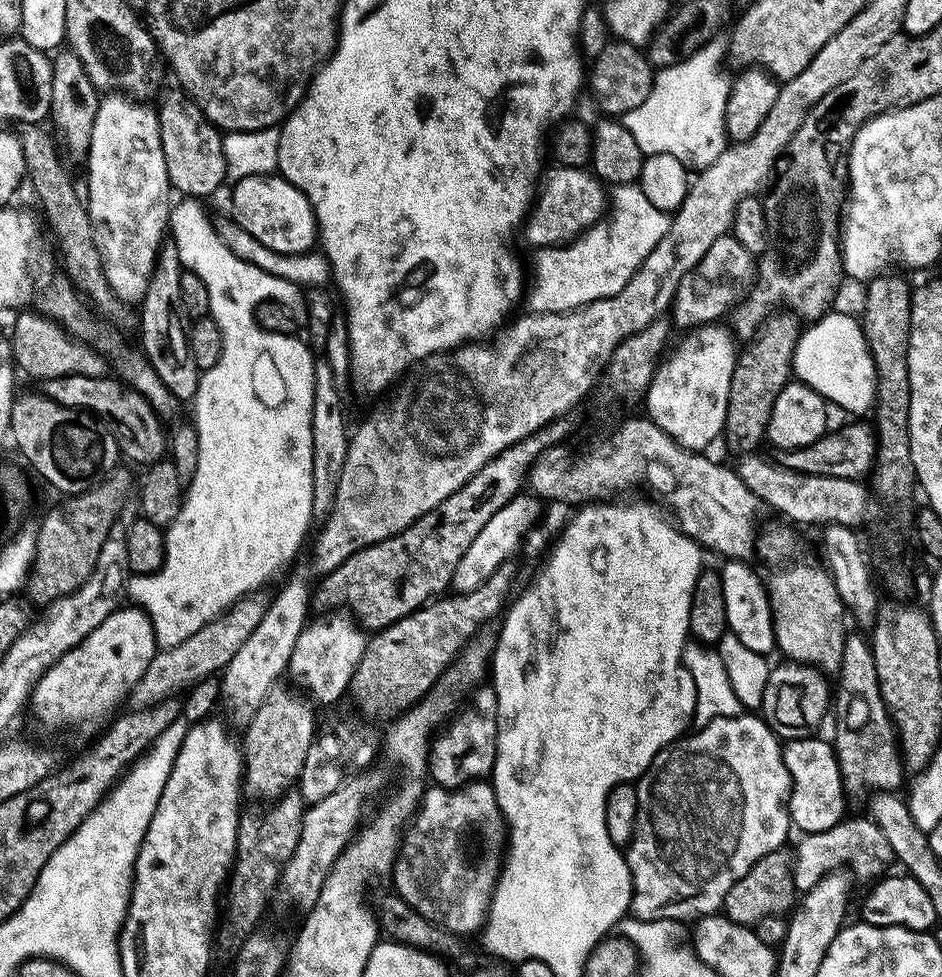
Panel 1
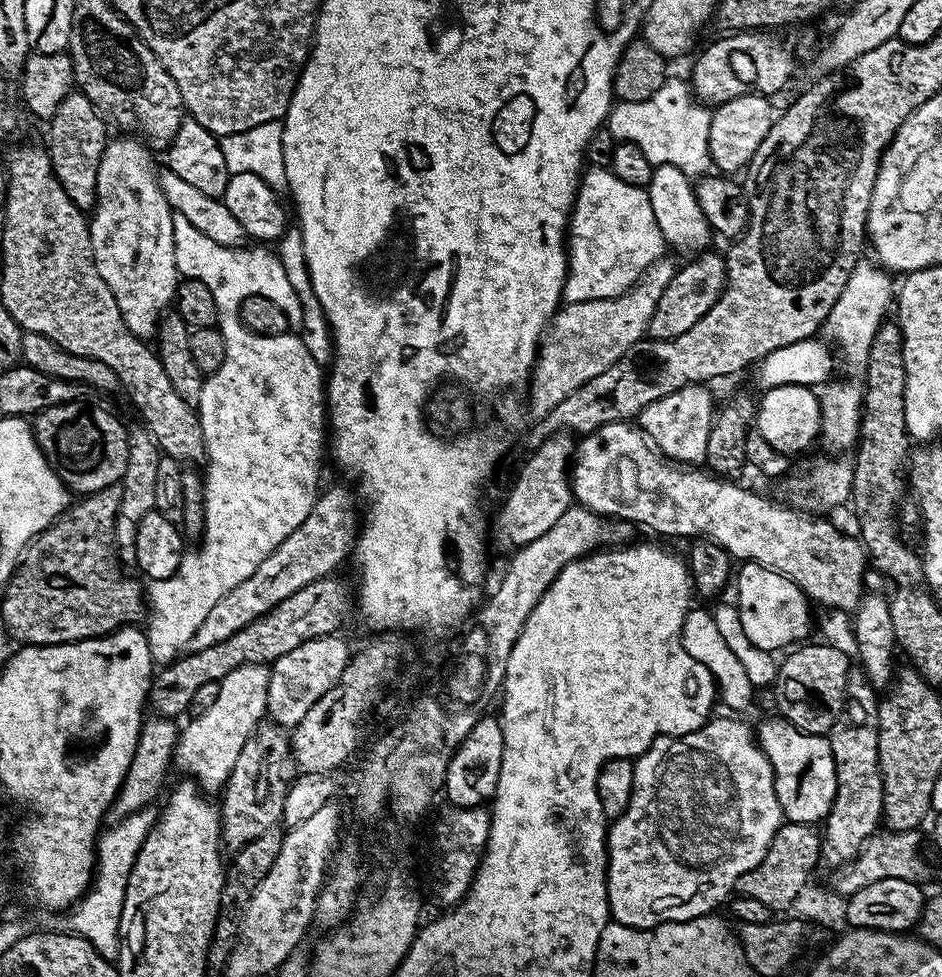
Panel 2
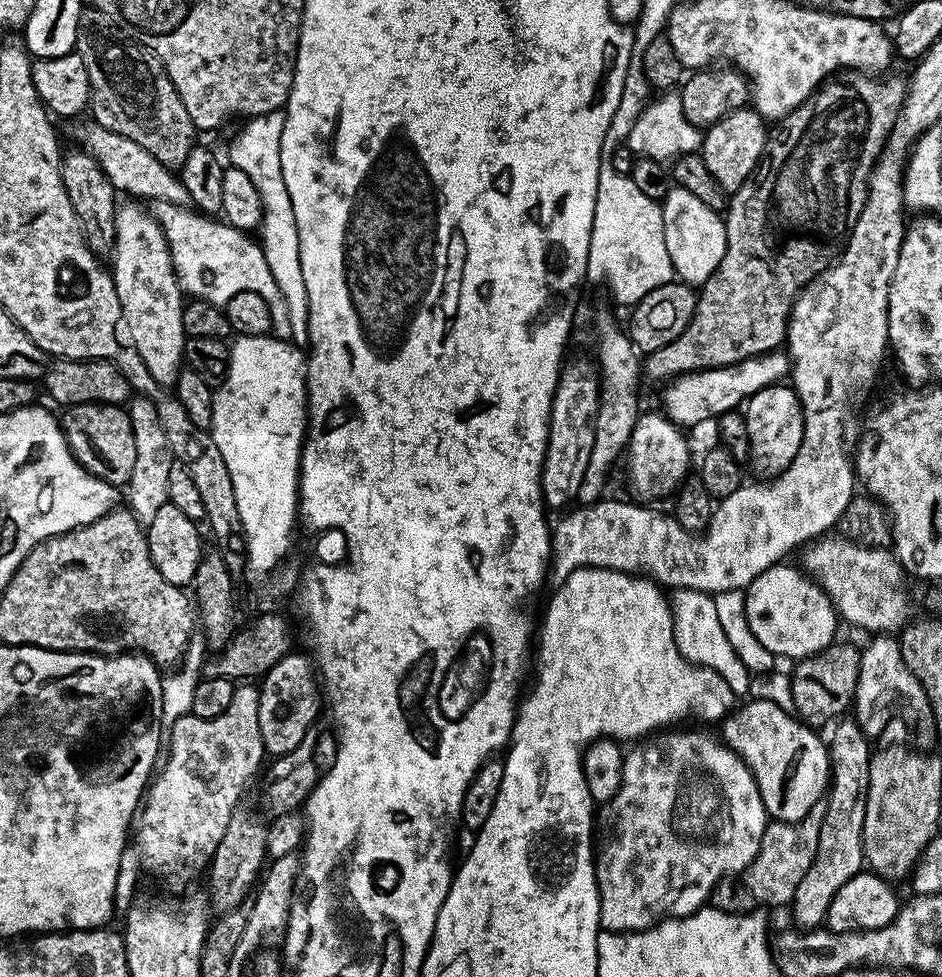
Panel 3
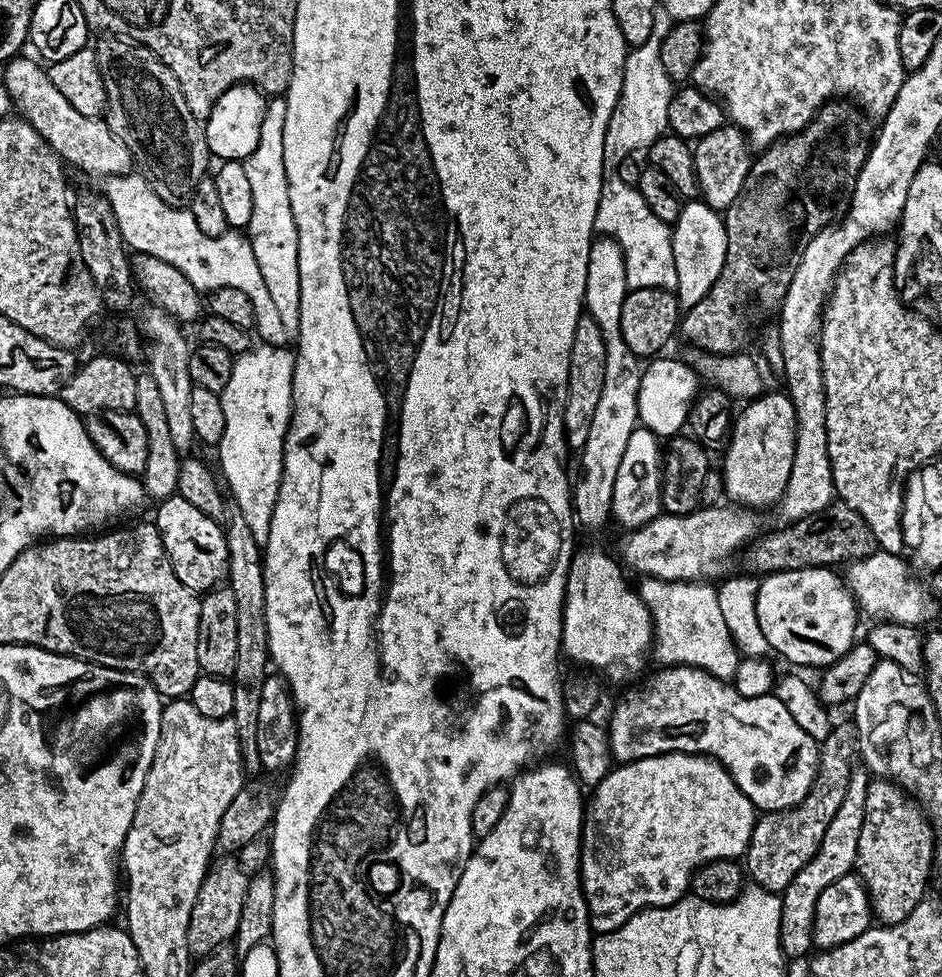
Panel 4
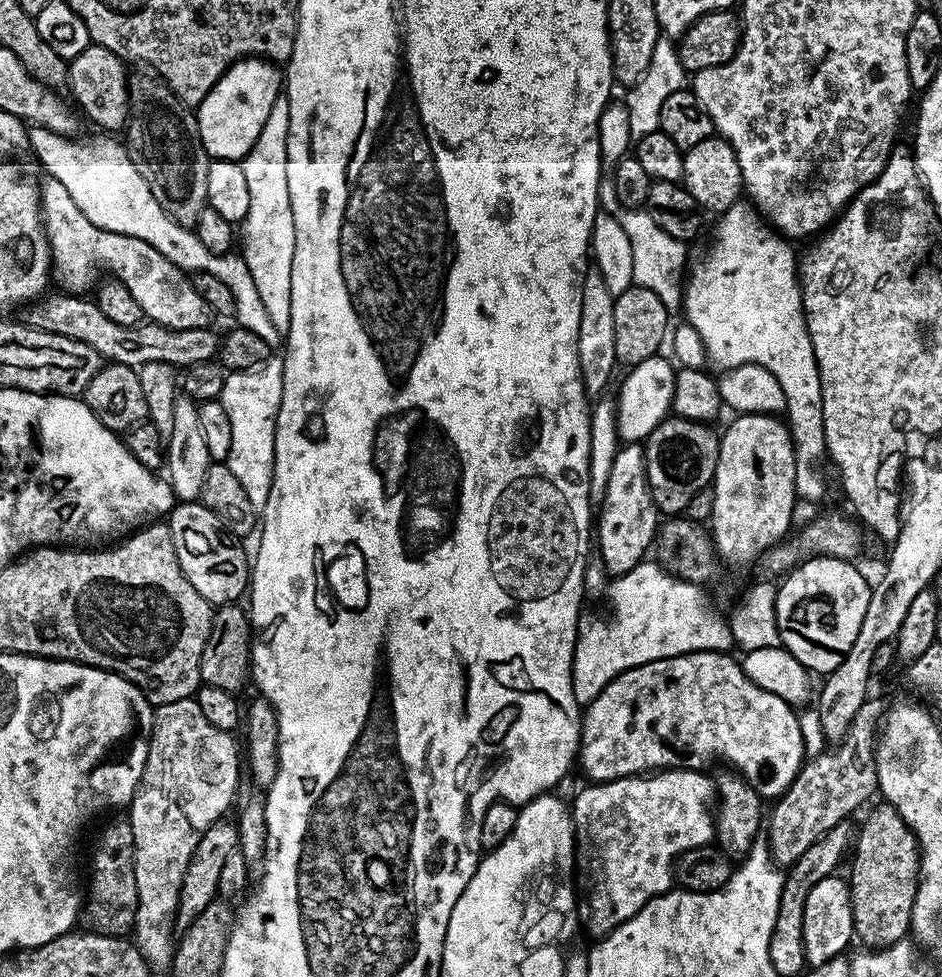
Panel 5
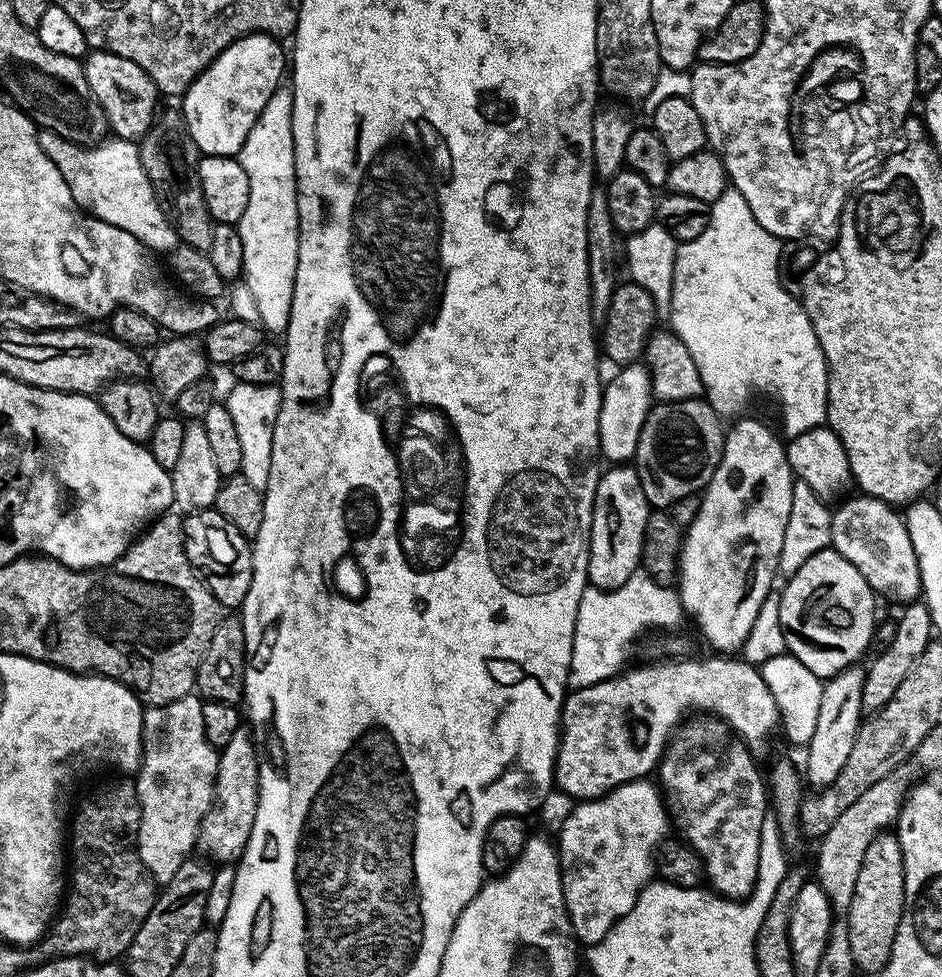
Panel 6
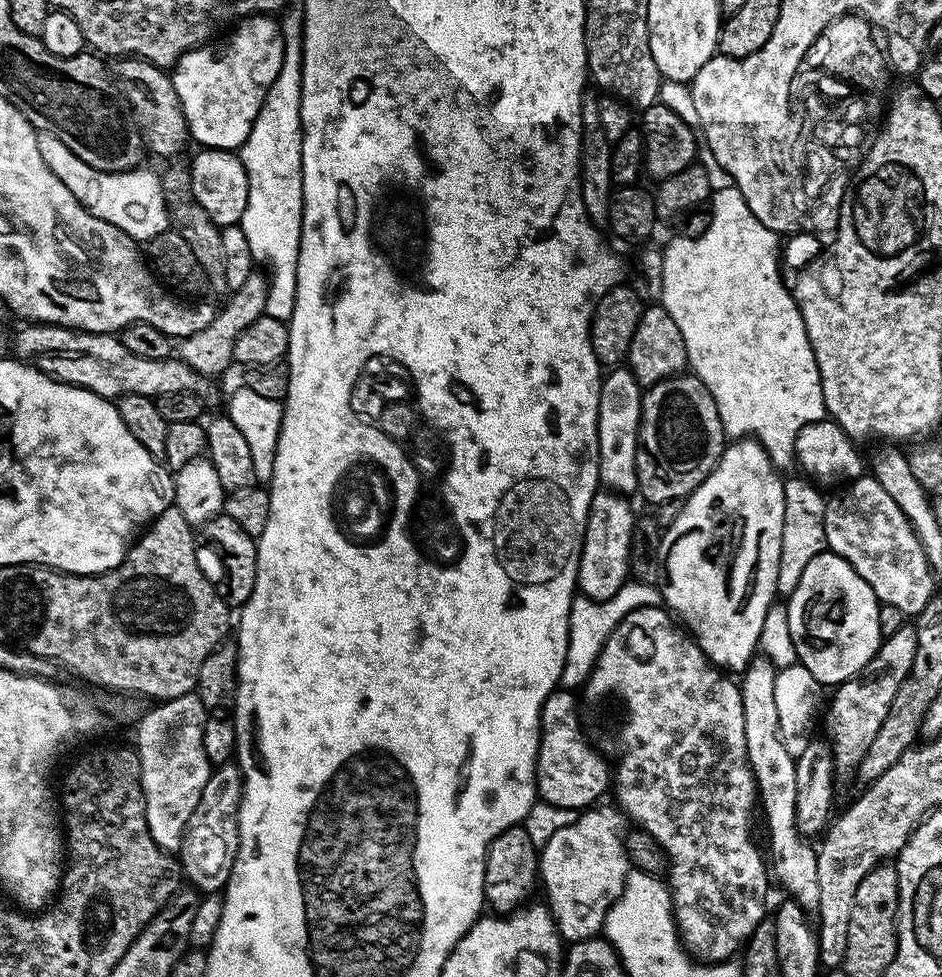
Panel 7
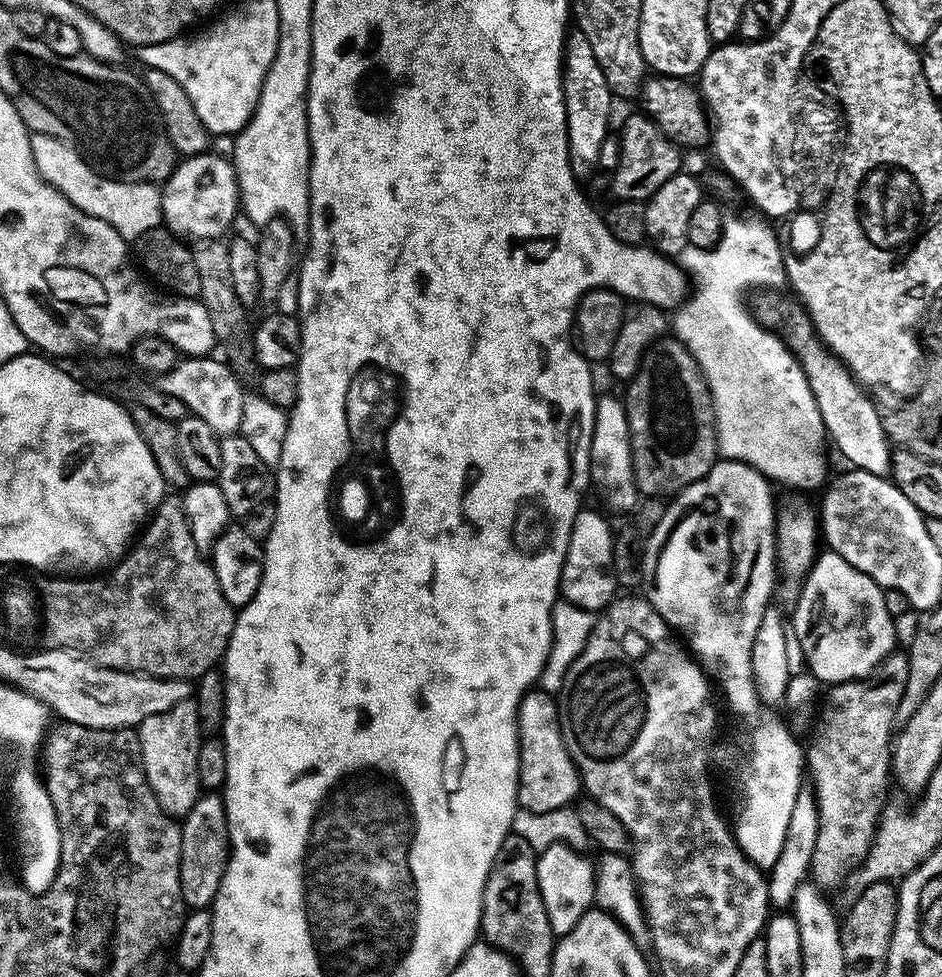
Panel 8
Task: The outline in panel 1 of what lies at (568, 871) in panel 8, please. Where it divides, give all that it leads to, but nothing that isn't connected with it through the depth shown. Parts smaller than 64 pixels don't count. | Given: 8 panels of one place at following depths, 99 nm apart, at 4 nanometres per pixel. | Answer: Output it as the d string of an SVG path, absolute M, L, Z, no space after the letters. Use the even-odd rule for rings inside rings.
M756 714L723 716L695 730L663 748L636 784L638 818L626 859L632 875L630 912L637 920L681 922L719 913L730 886L754 862L785 847L792 779L786 770L780 737Z

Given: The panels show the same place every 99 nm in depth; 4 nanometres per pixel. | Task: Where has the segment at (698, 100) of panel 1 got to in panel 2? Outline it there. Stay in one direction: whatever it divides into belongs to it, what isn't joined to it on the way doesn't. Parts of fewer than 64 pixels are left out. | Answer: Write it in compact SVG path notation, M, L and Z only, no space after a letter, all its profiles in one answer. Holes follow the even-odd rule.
M670 76L657 93L642 102L615 103L608 115L606 127L616 142L638 146L653 167L674 165L689 178L698 178L705 175L713 165L709 154L711 121L711 111L694 99L687 81Z

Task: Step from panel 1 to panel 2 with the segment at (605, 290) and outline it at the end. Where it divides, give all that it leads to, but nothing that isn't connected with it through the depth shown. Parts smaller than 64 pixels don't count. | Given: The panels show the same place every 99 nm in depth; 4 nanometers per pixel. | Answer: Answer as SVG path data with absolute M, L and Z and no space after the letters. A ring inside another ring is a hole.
M589 167L580 178L578 195L570 217L570 235L566 240L566 251L568 277L564 283L563 299L567 303L605 300L621 296L628 291L641 274L666 252L662 230L658 230L658 222L654 218L647 191L622 182L622 178L618 178L607 167Z

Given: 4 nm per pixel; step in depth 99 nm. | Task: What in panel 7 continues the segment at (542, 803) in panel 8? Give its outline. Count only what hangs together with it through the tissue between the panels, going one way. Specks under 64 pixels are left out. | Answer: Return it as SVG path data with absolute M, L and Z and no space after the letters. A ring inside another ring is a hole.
M568 690L551 692L540 711L540 749L536 759L536 790L541 801L556 807L584 810L595 805L599 801L596 799L607 788L609 791L610 764L603 760L605 757L595 747L592 749L588 745L588 740L580 729L582 716L578 711L578 700L577 697L575 700L572 696L575 695Z

